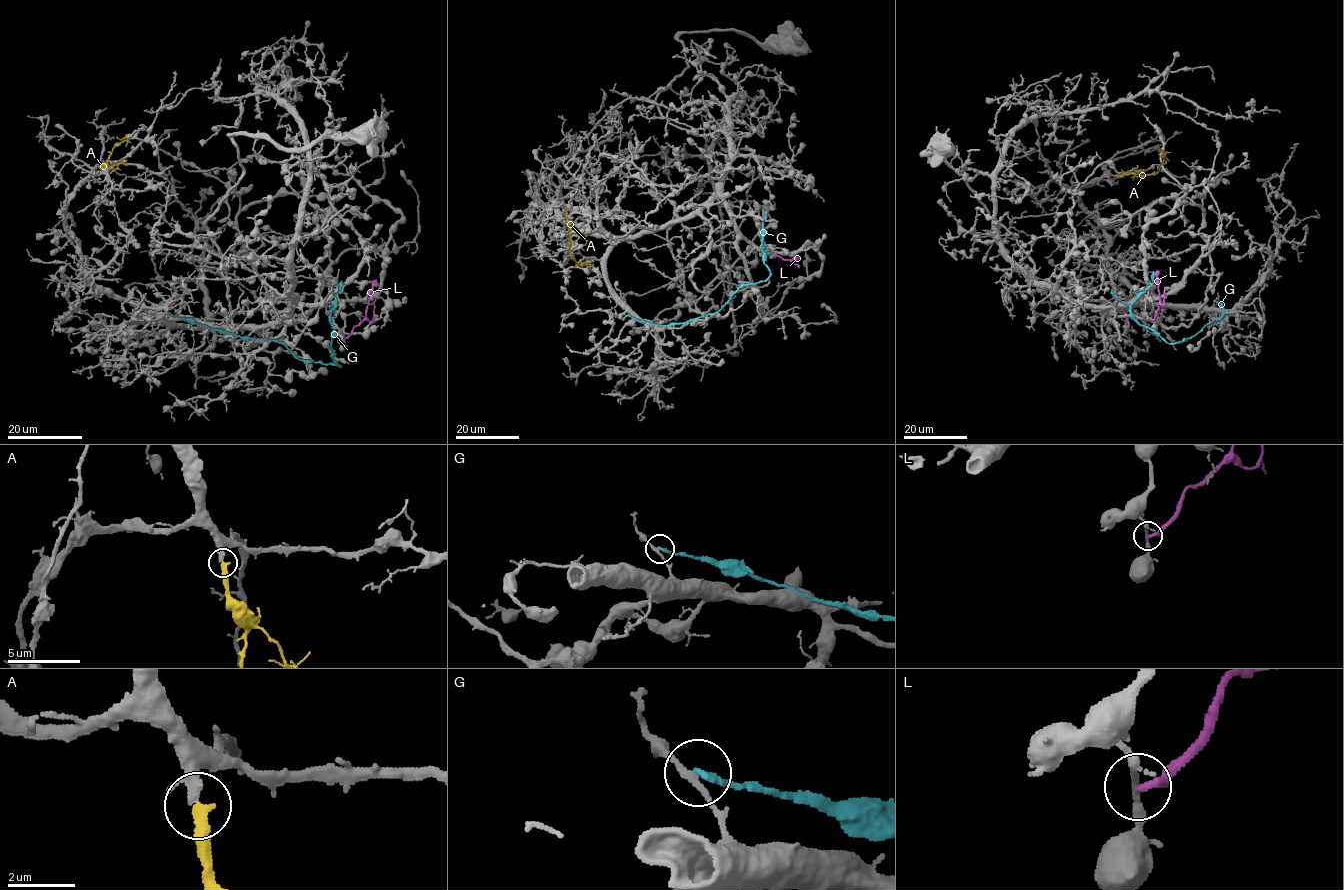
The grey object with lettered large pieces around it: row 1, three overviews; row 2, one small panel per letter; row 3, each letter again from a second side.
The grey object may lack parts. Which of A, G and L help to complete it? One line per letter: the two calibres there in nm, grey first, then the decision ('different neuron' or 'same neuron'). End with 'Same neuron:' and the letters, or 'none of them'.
A: 240/320 nm | same neuron
G: 200/200 nm | different neuron
L: 190/240 nm | different neuron
Same neuron: A

